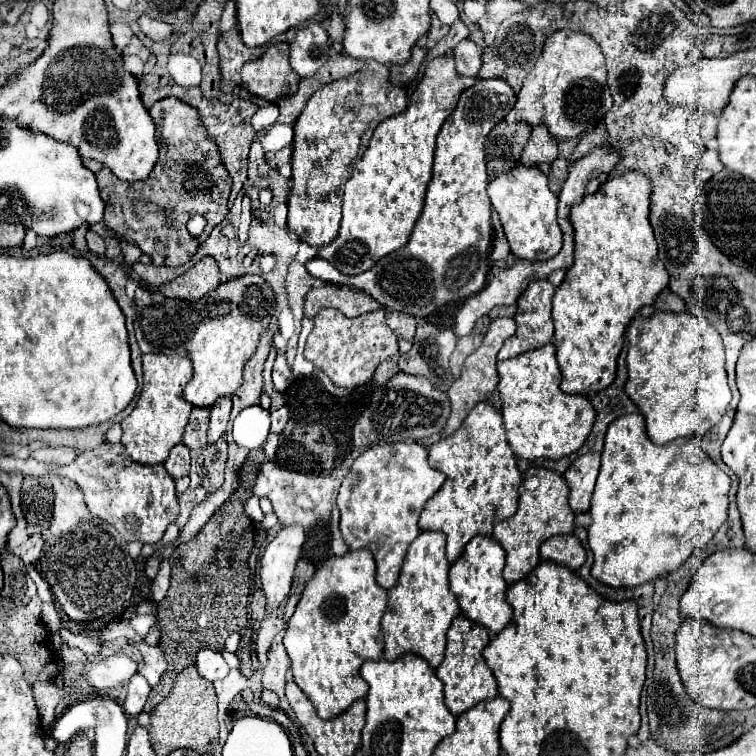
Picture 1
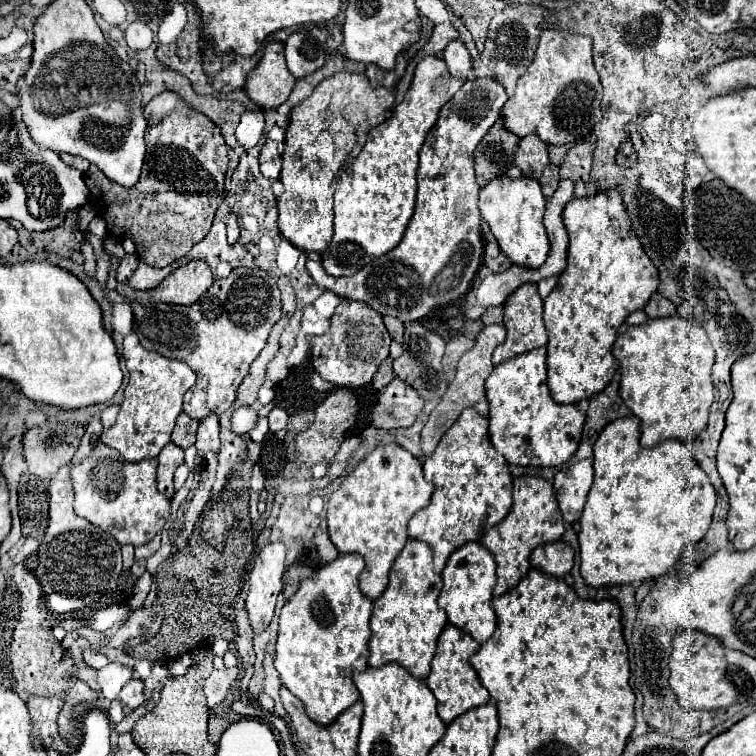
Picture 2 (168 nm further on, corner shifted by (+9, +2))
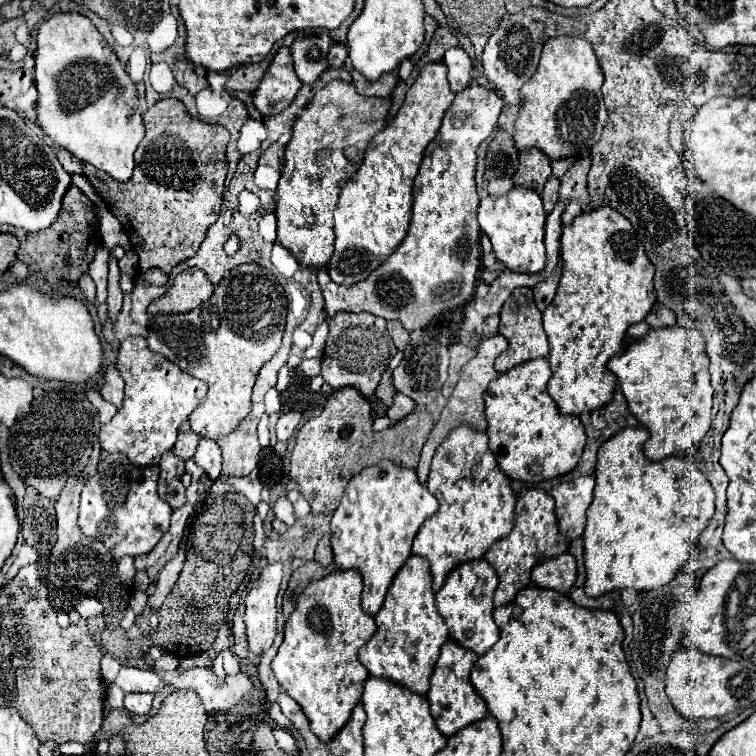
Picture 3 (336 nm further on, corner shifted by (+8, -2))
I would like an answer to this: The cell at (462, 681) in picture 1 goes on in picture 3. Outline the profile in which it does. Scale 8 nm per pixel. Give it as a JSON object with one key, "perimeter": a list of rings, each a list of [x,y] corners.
{"perimeter":[[[448,640],[442,646],[440,658],[436,662],[436,668],[434,668],[434,674],[430,680],[430,692],[426,698],[430,702],[430,710],[432,710],[432,718],[434,718],[436,726],[446,738],[450,738],[458,730],[470,726],[472,722],[482,720],[488,714],[484,700],[476,694],[476,690],[470,682],[470,672],[474,668],[476,660],[478,660],[478,654],[456,644],[454,640]]]}

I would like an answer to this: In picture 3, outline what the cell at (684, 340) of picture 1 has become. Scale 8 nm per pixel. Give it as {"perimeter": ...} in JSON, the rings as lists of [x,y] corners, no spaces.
{"perimeter":[[[650,328],[650,332],[632,342],[630,348],[608,362],[608,368],[618,378],[618,384],[628,402],[630,412],[644,424],[650,432],[650,438],[644,444],[644,454],[650,460],[664,460],[672,454],[696,452],[700,440],[706,436],[710,428],[710,412],[712,412],[712,386],[710,386],[710,360],[706,356],[704,338],[692,328]]]}

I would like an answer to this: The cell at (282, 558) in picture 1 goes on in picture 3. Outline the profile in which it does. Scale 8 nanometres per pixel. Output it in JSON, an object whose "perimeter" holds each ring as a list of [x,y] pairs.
{"perimeter":[[[268,564],[246,598],[244,624],[248,652],[254,656],[264,654],[276,638],[276,596],[280,590],[280,580],[282,564]]]}

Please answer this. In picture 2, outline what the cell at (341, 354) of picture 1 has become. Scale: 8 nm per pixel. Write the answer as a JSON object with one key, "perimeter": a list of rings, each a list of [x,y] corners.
{"perimeter":[[[341,302],[331,316],[331,328],[321,336],[309,336],[309,358],[323,380],[339,388],[359,388],[371,382],[377,366],[389,356],[391,336],[379,312],[365,302]]]}

